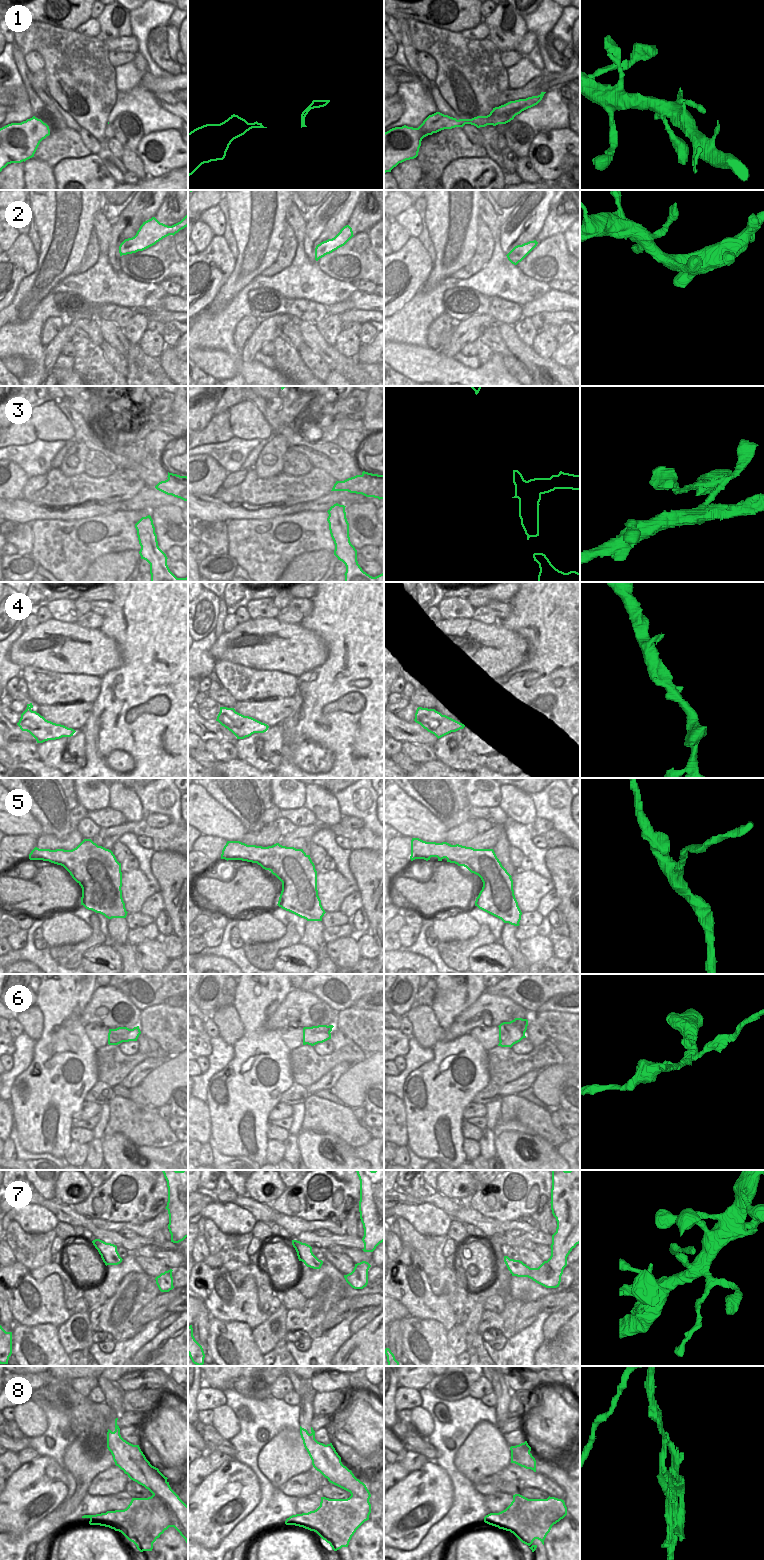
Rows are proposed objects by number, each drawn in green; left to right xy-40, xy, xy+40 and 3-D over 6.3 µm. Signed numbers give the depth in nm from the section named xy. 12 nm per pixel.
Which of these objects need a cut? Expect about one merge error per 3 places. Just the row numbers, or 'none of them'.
1, 3, 6, 8

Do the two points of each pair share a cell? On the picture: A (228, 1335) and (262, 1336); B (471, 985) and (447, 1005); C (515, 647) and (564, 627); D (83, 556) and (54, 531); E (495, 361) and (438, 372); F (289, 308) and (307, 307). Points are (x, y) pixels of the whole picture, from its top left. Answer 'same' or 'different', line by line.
A: different
B: same
C: different
D: same
E: same
F: same

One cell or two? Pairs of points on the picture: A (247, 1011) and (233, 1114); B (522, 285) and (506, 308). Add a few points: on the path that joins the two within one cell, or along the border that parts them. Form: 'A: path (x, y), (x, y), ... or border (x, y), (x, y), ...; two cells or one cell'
A: path (250, 1037), (250, 1053), (237, 1071), (237, 1088); one cell
B: border (488, 296), (499, 296), (520, 306); two cells

